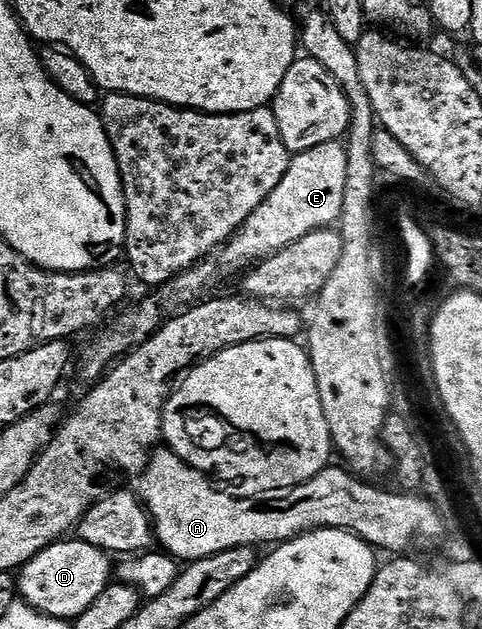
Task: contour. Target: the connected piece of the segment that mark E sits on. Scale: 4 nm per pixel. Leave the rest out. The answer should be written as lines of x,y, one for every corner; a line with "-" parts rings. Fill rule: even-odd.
341,142
316,145
316,149
297,152
291,158
288,173
284,173
280,185
276,185
276,189
272,189
268,198
254,210
252,217
248,217
248,221
244,221
242,228
217,252
219,269
234,271
237,267
249,268
251,265
267,259
270,255
275,255
280,249
300,241
300,237
308,237
308,233
333,228
342,218
344,181
348,181
348,157
345,146

